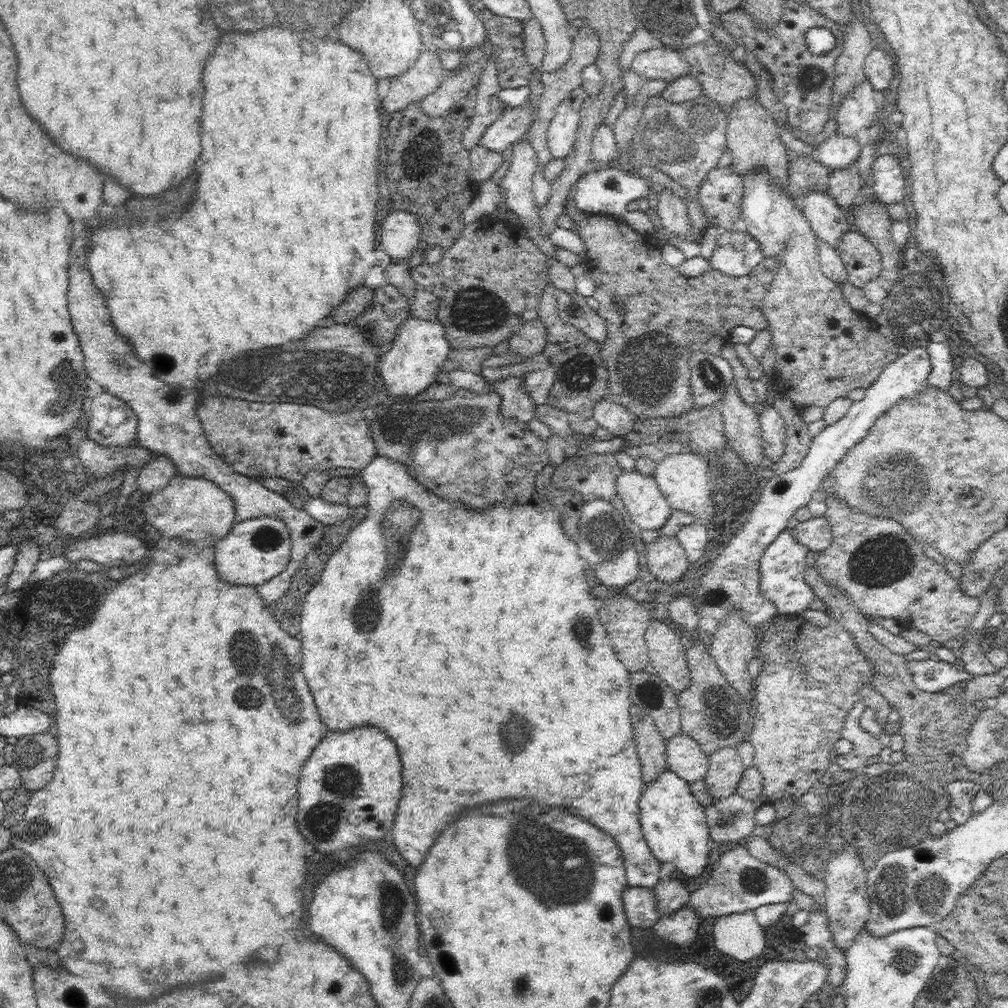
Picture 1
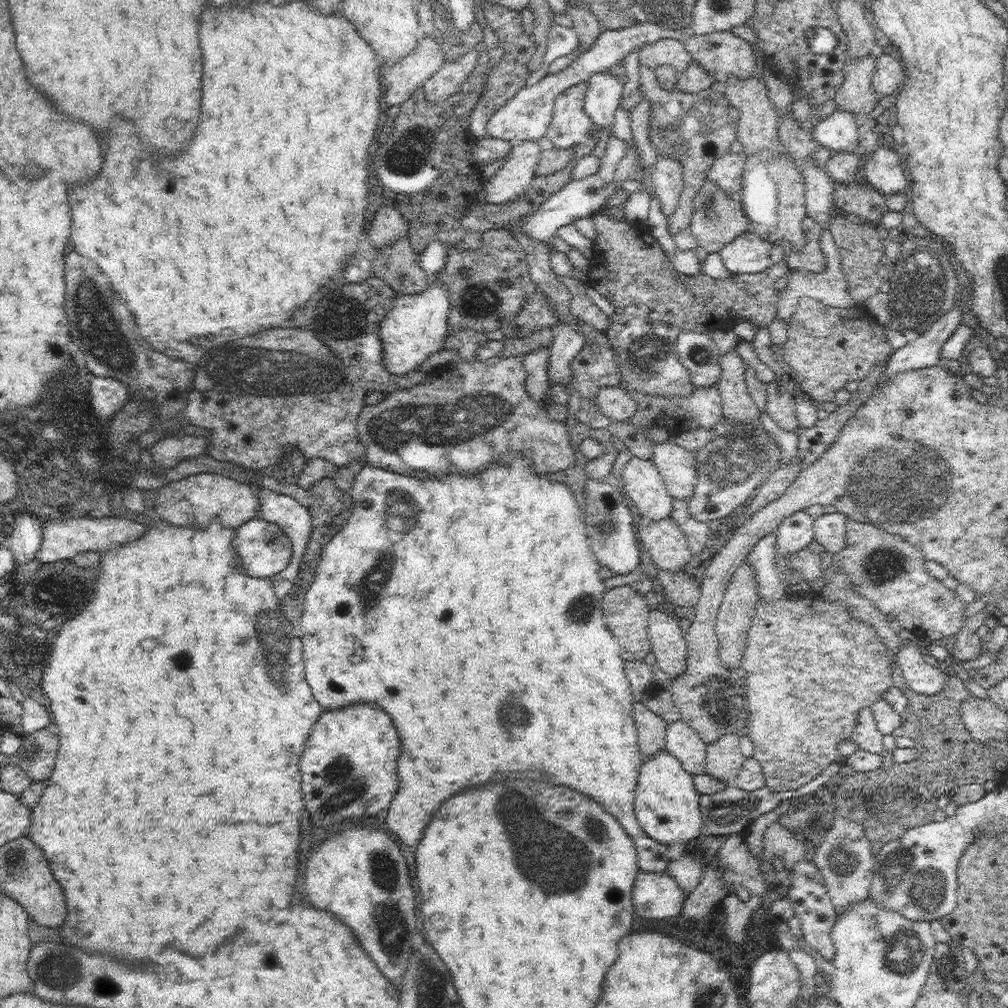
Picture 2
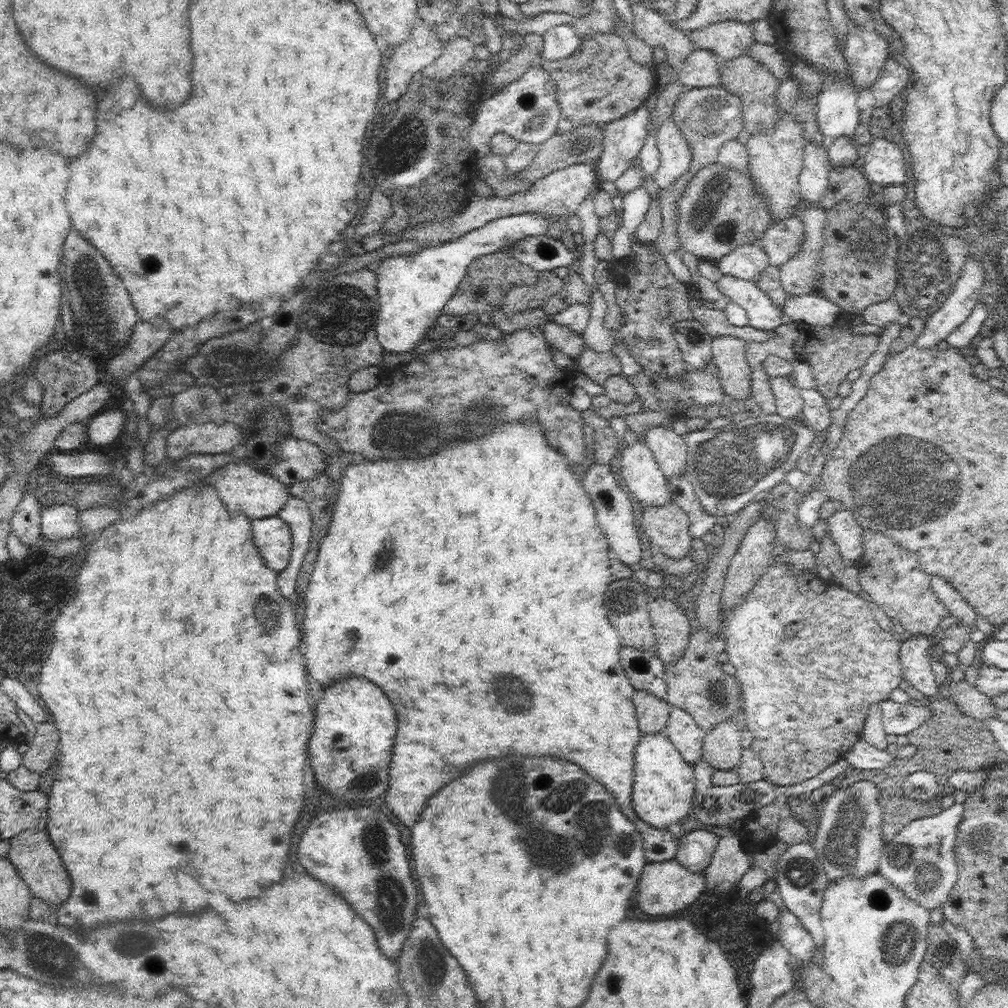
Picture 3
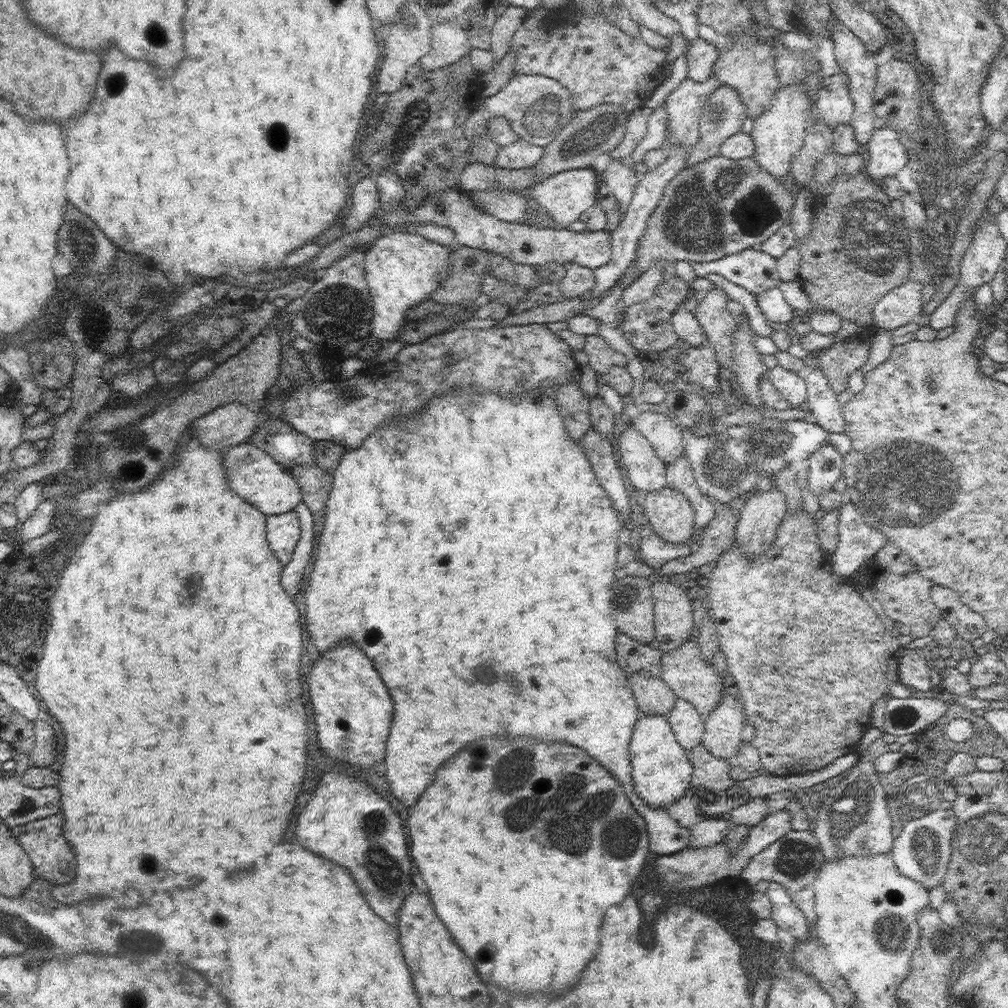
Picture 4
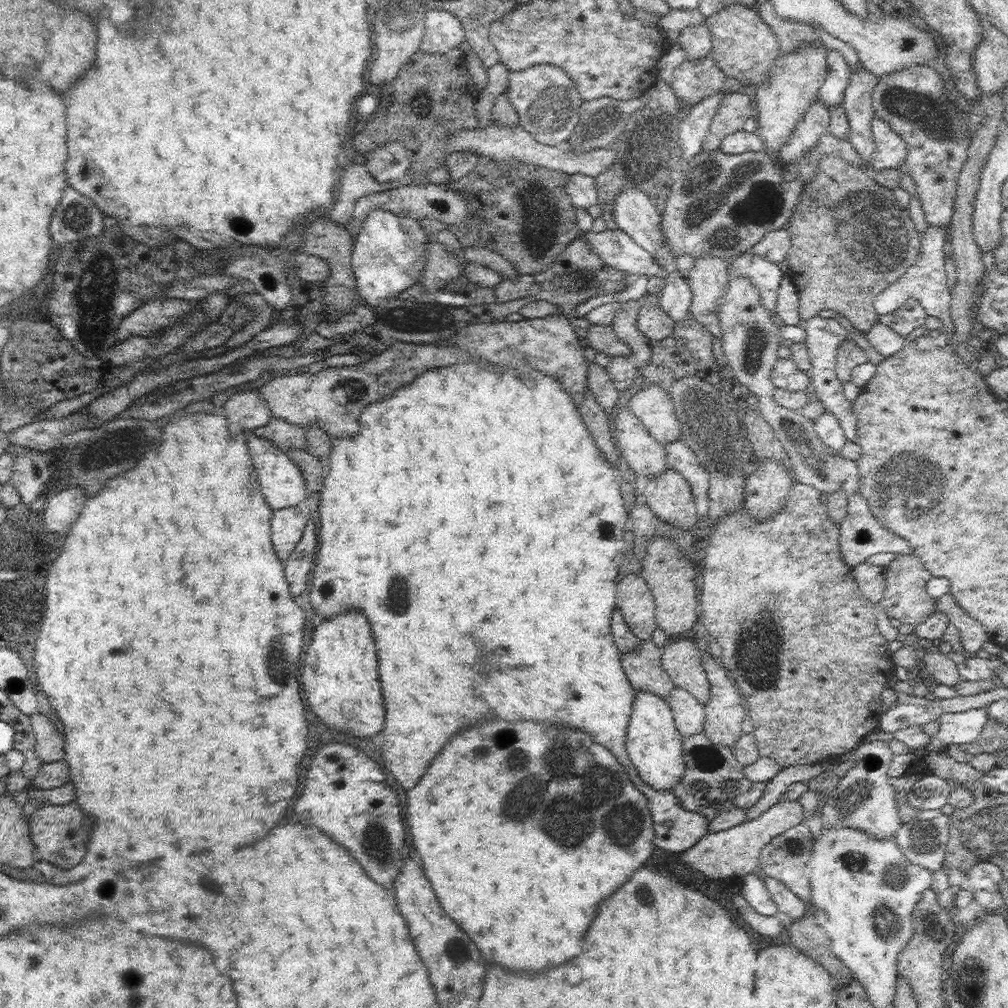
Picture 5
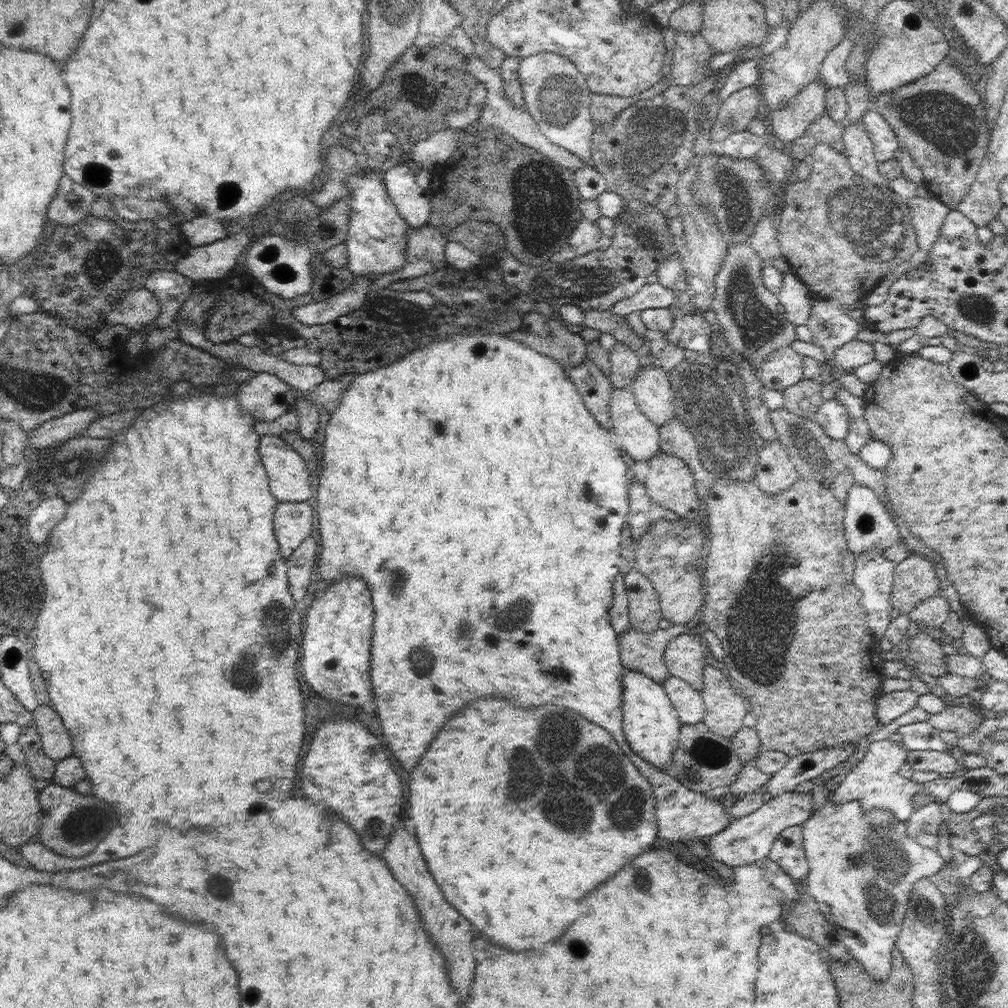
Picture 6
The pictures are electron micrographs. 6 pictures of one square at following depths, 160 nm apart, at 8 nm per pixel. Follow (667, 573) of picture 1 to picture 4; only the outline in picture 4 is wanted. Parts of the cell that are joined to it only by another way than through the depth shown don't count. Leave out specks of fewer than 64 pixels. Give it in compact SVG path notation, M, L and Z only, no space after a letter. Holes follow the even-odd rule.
M669 485L647 494L642 505L654 532L672 543L686 543L692 538L695 512L688 498Z

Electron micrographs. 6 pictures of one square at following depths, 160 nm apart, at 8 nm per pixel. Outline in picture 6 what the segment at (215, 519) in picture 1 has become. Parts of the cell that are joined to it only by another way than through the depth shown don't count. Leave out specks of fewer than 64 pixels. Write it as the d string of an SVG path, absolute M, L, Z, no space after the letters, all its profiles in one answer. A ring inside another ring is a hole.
M279 435L260 436L258 452L265 466L269 487L278 502L310 501L311 472L302 456Z

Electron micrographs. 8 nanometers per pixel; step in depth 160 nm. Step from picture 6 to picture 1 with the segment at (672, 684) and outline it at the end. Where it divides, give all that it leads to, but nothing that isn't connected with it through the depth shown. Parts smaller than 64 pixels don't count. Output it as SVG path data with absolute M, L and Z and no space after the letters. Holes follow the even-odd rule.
M679 732L667 741L667 765L676 776L693 784L705 778L709 759L702 747L689 736Z

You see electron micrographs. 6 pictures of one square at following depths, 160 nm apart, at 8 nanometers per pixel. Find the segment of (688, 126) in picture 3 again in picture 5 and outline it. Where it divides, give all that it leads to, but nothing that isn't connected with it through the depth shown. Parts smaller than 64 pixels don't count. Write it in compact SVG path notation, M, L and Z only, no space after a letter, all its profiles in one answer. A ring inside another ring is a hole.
M742 89L726 93L703 138L702 151L720 149L722 139L743 130L744 122L754 113L752 92Z

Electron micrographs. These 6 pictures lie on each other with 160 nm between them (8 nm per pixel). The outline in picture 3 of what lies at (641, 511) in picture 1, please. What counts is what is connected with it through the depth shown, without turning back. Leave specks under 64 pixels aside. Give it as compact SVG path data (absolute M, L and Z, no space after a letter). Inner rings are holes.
M642 440L634 442L632 445L621 445L622 458L621 482L628 486L628 490L636 496L639 501L646 502L647 506L664 506L671 501L671 492L669 491L669 480L664 476L653 452Z

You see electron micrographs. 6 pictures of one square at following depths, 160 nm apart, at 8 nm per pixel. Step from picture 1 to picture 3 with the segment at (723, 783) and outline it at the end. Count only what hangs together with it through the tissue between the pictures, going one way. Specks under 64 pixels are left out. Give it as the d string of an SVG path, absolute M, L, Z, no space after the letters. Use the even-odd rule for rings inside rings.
M729 719L705 733L703 759L715 769L729 773L737 770L743 755L740 736L744 729L742 720Z

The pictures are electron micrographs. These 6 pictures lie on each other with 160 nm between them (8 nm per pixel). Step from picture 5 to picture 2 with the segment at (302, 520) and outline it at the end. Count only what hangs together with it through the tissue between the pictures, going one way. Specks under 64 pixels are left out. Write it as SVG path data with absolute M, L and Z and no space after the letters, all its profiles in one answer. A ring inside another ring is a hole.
M257 516L235 529L232 544L241 560L241 567L254 578L270 578L282 572L290 564L293 555L292 543L286 533L277 524Z

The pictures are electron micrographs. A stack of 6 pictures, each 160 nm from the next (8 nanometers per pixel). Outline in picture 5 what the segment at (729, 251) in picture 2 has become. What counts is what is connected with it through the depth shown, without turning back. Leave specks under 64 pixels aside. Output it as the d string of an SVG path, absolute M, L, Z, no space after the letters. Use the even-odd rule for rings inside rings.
M743 253L737 260L729 263L729 276L747 276L752 286L760 293L762 304L772 315L774 323L784 327L782 320L779 319L776 312L777 294L779 286L784 276L783 270L778 263L773 263L760 256Z

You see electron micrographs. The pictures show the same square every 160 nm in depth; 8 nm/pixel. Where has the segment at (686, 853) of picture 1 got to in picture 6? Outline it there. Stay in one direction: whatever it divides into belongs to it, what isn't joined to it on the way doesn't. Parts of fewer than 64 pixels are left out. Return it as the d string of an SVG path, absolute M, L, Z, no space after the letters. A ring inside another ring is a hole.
M624 668L622 672L622 726L630 748L644 760L668 772L679 745L681 723L677 710L662 685L640 672Z

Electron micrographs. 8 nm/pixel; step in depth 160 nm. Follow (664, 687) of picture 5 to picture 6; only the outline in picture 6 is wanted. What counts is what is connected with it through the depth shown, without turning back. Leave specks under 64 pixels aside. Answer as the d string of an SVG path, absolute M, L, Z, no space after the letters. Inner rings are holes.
M676 624L668 629L656 629L646 633L631 626L619 637L619 652L626 669L647 675L652 681L664 685L669 671L664 654L671 639L686 630L686 624Z

